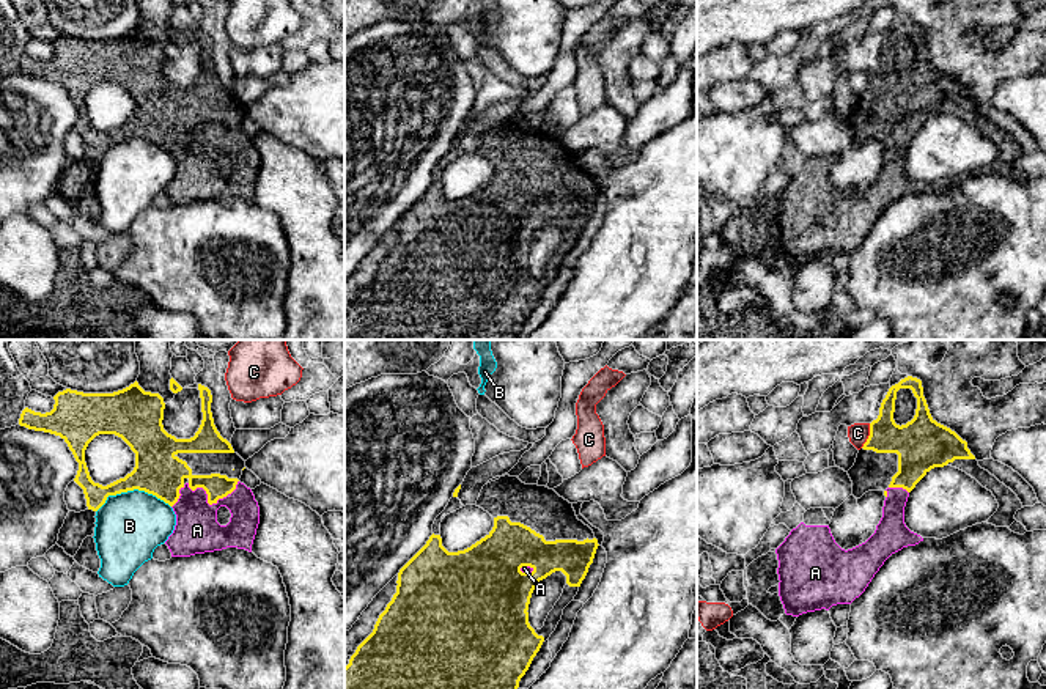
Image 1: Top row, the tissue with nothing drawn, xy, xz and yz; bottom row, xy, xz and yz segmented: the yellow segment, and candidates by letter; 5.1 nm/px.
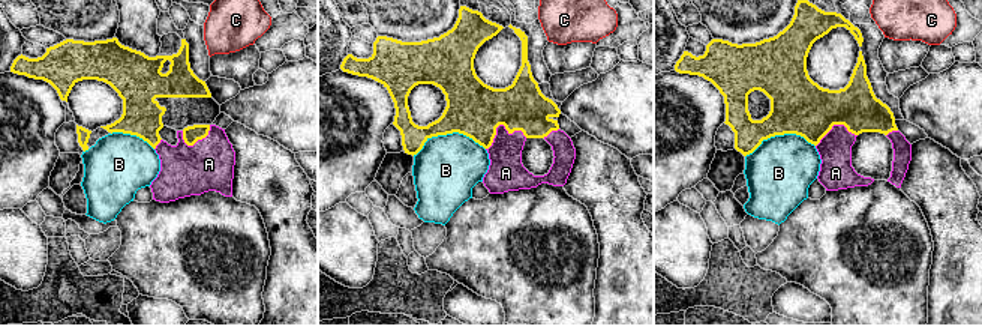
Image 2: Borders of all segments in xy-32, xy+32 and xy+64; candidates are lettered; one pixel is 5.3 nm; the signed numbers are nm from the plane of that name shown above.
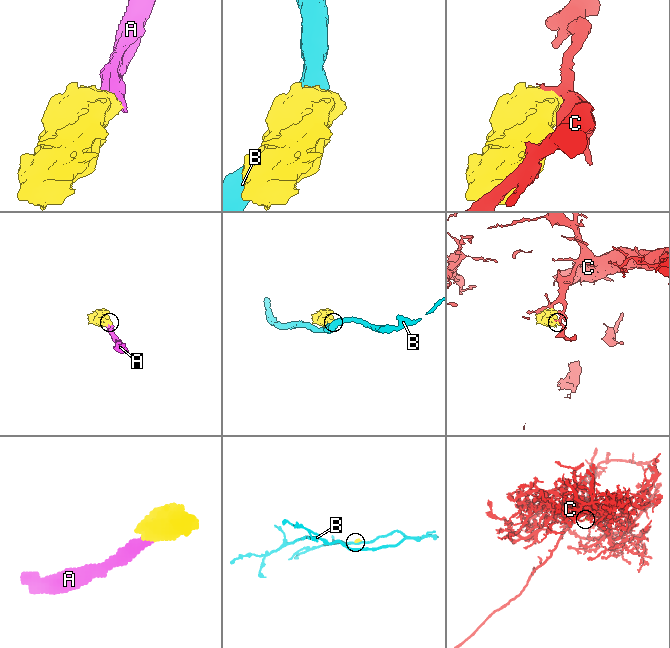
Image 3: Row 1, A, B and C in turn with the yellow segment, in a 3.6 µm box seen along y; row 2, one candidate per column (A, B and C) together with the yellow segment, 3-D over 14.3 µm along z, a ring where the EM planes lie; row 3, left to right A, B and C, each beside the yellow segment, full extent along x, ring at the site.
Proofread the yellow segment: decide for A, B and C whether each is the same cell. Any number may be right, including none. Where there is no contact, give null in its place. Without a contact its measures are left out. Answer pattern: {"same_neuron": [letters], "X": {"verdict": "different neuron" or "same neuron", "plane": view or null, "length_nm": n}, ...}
{"same_neuron": ["A"], "A": {"verdict": "same neuron", "plane": "xy", "length_nm": 260}, "B": {"verdict": "different neuron", "plane": "xy", "length_nm": 380}, "C": {"verdict": "different neuron", "plane": "yz", "length_nm": 140}}

